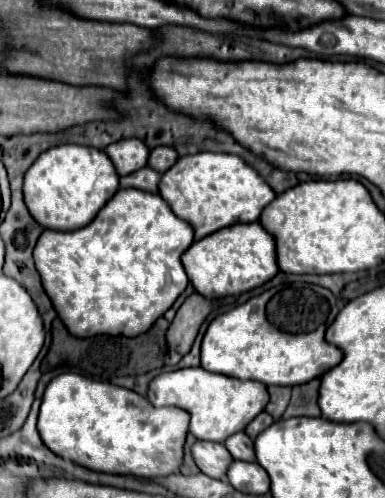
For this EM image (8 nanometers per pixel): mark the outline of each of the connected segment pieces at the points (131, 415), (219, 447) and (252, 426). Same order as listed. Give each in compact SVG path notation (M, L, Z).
M66 372L52 378L46 386L38 414L38 432L54 454L84 468L156 478L180 470L188 418L188 412L156 408L128 388Z
M194 442L192 446L192 458L200 472L206 476L226 480L226 470L232 462L230 452L224 448L224 444L218 442Z
M260 412L246 428L244 428L244 432L250 436L250 438L256 438L264 428L268 428L270 424L272 424L274 420L272 420L272 416L268 414L268 412Z

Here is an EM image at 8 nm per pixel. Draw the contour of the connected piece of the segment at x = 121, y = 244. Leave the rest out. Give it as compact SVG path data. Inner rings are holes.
M120 188L88 226L72 232L44 230L34 250L34 262L42 276L44 290L70 334L78 338L90 338L96 334L138 336L146 332L186 290L188 276L182 268L180 256L192 242L194 228L178 218L160 194Z

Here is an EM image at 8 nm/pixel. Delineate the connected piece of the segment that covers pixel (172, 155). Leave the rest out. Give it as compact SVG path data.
M158 146L150 152L150 158L148 158L148 166L158 170L160 174L166 172L168 168L172 168L178 160L178 152L172 148L172 146Z

